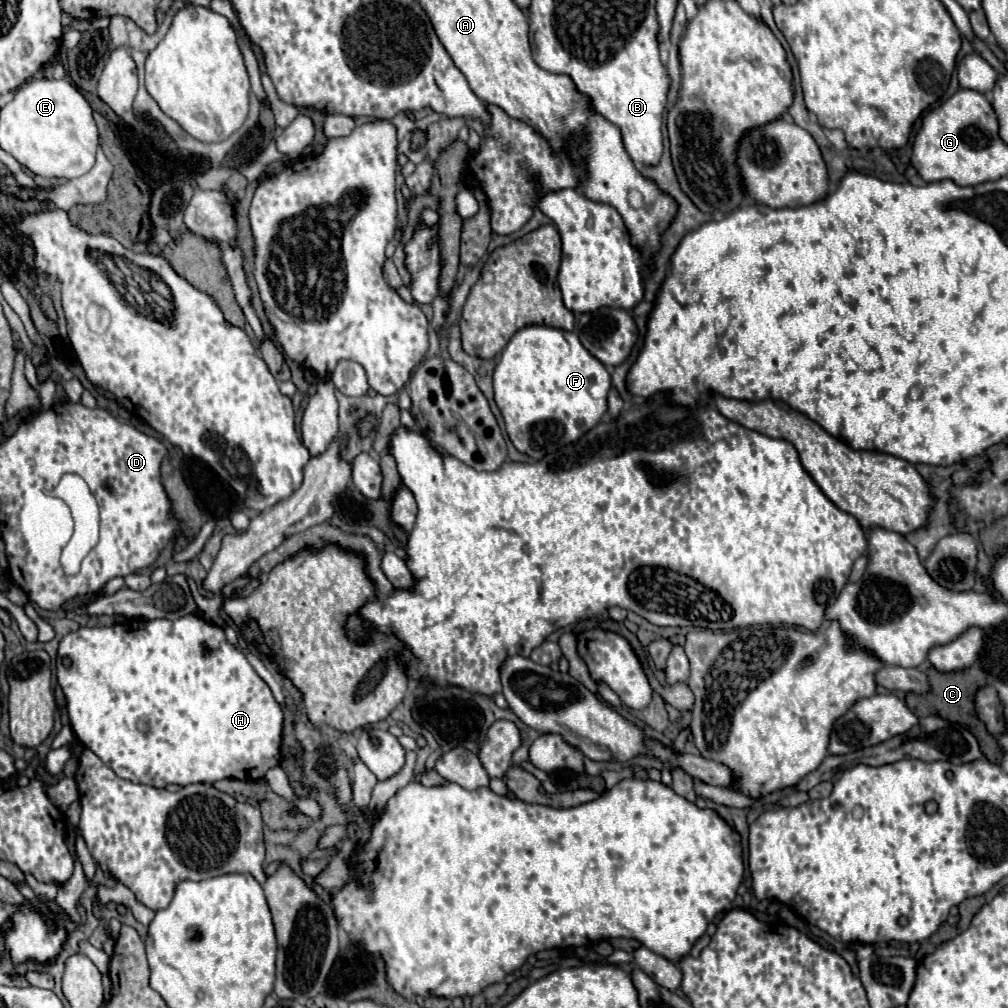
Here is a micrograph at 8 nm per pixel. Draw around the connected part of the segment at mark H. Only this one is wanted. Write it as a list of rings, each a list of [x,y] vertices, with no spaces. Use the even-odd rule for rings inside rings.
[[[184,616],[178,620],[126,620],[122,624],[112,626],[94,626],[94,628],[78,628],[76,632],[66,634],[60,640],[58,648],[58,684],[64,690],[66,706],[70,714],[72,728],[78,736],[78,740],[90,748],[108,768],[114,770],[114,774],[122,780],[130,780],[136,784],[148,784],[156,788],[164,788],[168,784],[188,786],[196,782],[214,784],[224,778],[236,778],[246,782],[258,782],[266,776],[270,768],[280,766],[280,762],[286,758],[284,744],[282,744],[282,730],[284,730],[284,712],[280,704],[276,702],[270,686],[256,674],[256,670],[250,666],[244,654],[240,654],[228,640],[220,626],[210,624],[198,616]],[[210,646],[212,654],[204,654],[202,648]],[[60,658],[70,658],[70,666],[60,666]],[[140,720],[146,720],[146,726],[140,728]]]

